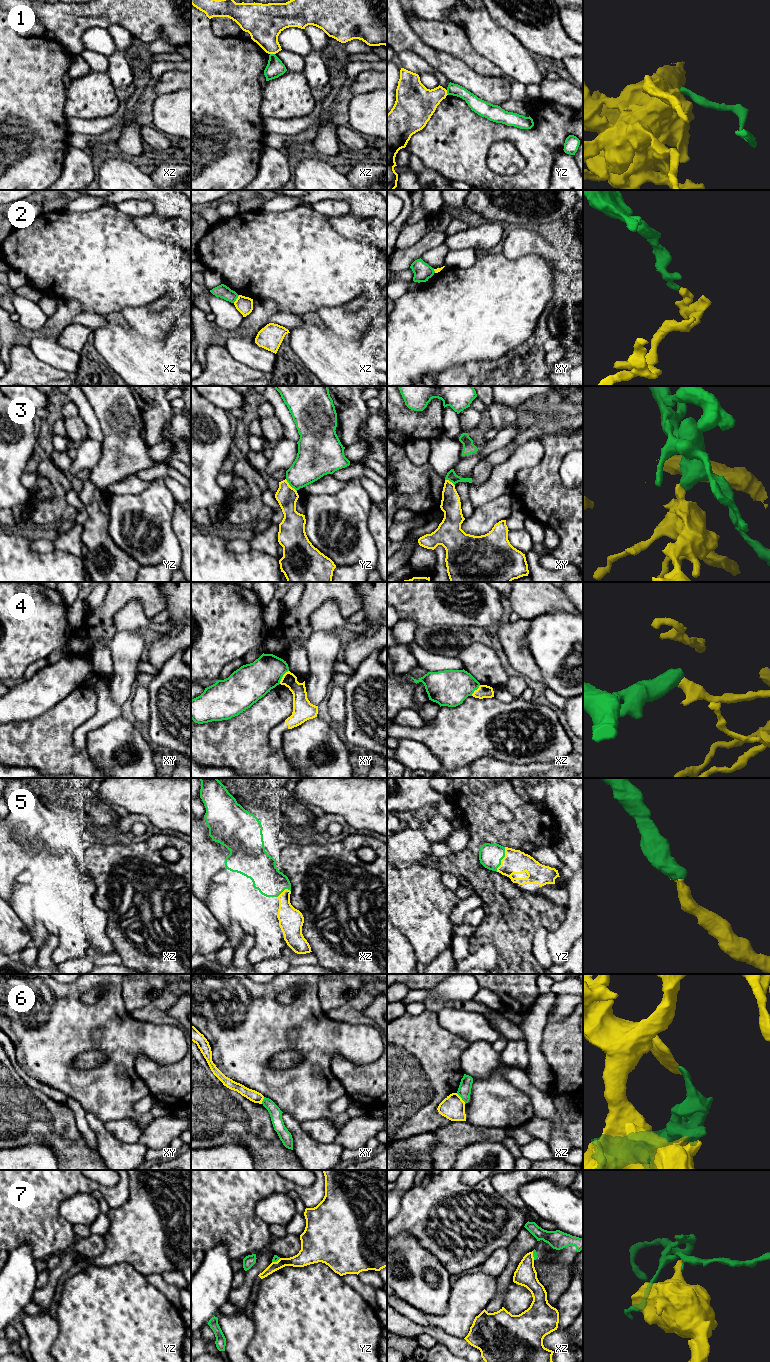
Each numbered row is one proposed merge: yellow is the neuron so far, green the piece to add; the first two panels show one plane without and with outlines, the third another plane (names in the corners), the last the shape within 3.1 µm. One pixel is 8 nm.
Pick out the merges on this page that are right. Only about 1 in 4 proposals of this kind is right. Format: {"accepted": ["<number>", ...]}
{"accepted": ["5"]}

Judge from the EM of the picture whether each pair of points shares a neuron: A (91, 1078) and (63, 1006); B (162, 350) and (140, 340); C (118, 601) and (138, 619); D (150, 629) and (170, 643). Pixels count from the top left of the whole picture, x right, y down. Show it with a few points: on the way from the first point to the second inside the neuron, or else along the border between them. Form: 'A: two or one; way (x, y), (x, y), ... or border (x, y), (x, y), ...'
A: one; way (70, 1070), (63, 1063), (63, 1027)
B: one; way (157, 350), (145, 344)
C: two; border (137, 599), (128, 601), (114, 615), (115, 628)
D: two; border (169, 620), (170, 629), (152, 643), (149, 657)

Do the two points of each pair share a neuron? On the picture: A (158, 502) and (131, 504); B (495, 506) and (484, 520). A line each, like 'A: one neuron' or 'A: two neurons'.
A: one neuron
B: one neuron

